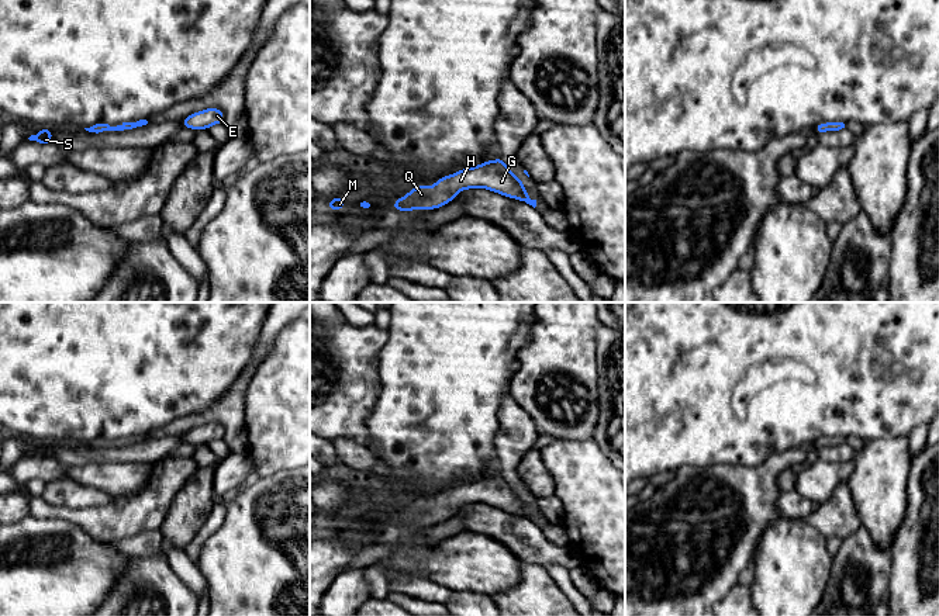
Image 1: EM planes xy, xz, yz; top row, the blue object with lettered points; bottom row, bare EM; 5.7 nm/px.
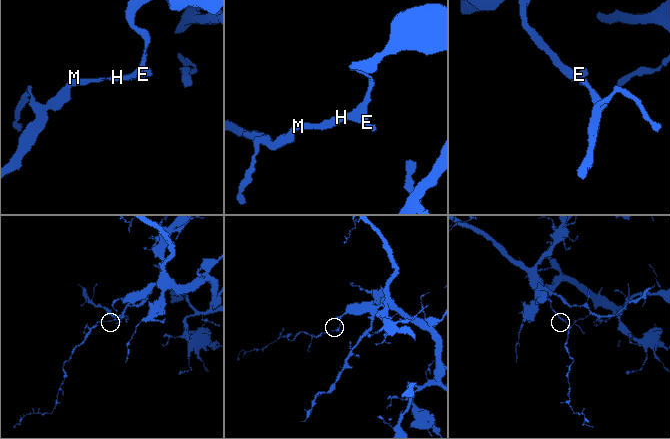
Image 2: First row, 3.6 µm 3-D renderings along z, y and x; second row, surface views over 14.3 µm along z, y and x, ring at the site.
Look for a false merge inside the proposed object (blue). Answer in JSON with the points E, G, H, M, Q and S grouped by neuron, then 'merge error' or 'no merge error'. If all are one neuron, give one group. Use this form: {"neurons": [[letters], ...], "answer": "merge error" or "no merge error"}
{"neurons": [["E", "G", "H", "M", "Q", "S"]], "answer": "no merge error"}

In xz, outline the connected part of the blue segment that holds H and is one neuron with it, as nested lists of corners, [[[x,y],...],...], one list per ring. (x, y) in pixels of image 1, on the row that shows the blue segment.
[[[501,156],[479,166],[460,169],[450,176],[442,176],[432,188],[417,186],[407,195],[394,200],[391,207],[396,211],[435,210],[453,201],[458,193],[477,187],[536,207],[536,200],[529,198],[521,179],[508,169]]]

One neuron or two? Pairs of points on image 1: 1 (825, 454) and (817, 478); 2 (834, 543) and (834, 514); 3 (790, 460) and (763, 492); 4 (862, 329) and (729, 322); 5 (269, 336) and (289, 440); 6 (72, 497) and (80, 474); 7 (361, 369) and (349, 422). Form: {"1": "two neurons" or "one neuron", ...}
{"1": "two neurons", "2": "two neurons", "3": "one neuron", "4": "one neuron", "5": "two neurons", "6": "two neurons", "7": "one neuron"}

